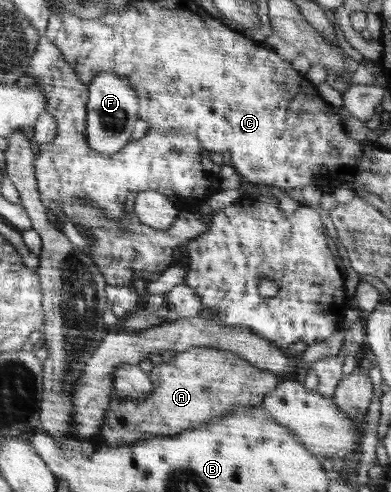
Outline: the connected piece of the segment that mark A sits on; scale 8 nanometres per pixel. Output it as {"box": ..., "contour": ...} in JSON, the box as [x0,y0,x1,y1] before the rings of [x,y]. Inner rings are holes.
{"box":[100,347,279,448],"contour":[[[192,347],[186,352],[177,353],[169,362],[154,366],[150,374],[154,387],[149,396],[133,398],[116,392],[110,400],[110,406],[107,407],[106,417],[100,430],[107,446],[115,448],[135,443],[137,440],[151,440],[159,436],[174,437],[187,430],[205,425],[207,421],[217,419],[217,417],[229,415],[236,410],[237,406],[260,405],[263,396],[270,394],[279,382],[277,374],[271,374],[271,371],[257,368],[257,374],[255,374],[254,365],[247,360],[241,360],[237,353],[203,347]],[[255,376],[257,376],[257,400],[253,398]]]}

